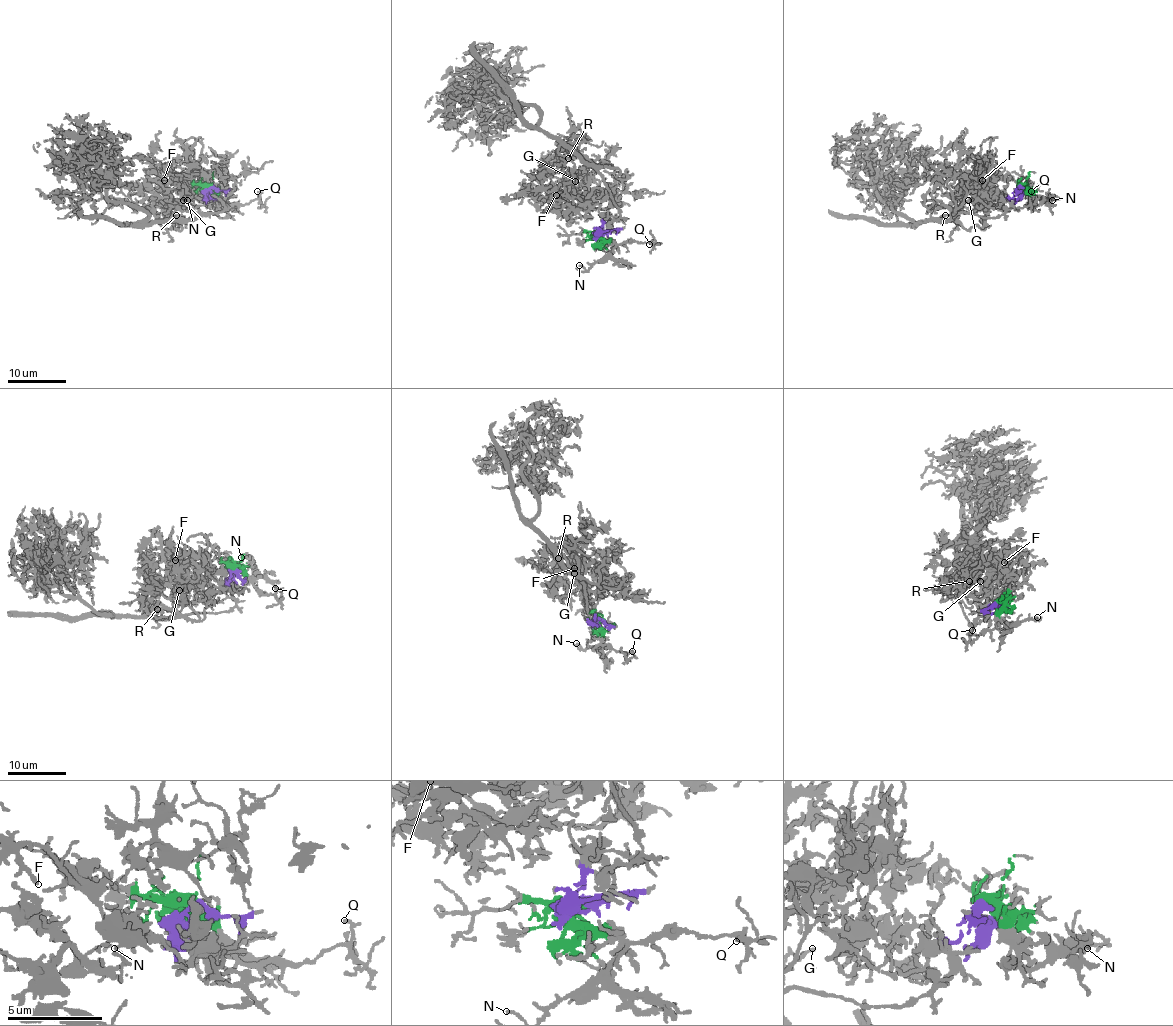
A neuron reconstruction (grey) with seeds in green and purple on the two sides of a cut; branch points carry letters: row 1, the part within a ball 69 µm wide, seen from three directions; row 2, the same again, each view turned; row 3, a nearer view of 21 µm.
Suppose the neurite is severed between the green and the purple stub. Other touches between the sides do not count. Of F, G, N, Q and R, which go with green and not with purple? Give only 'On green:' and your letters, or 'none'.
On green: N, Q

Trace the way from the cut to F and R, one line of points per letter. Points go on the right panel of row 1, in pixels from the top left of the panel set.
F: (1019, 186), (1014, 196), (995, 208), (992, 184), (986, 178), (984, 168), (981, 180)
R: (1019, 186), (1014, 196), (995, 208), (992, 196), (995, 197), (987, 200), (981, 227), (964, 228), (945, 215)

